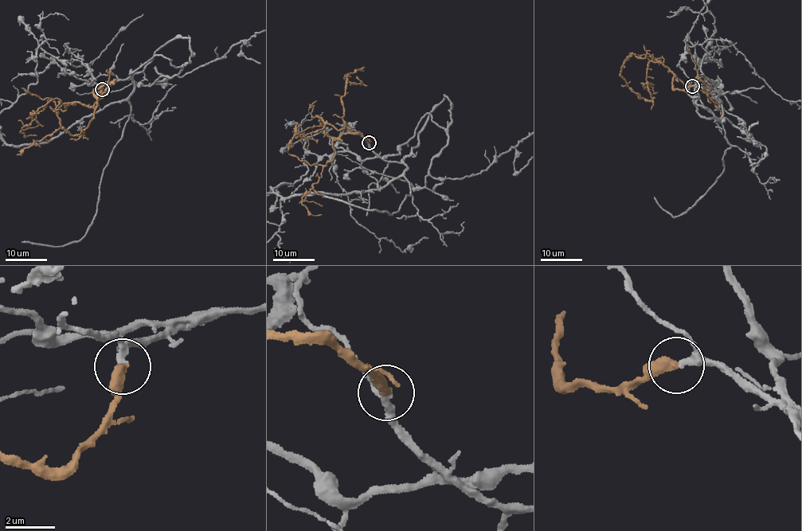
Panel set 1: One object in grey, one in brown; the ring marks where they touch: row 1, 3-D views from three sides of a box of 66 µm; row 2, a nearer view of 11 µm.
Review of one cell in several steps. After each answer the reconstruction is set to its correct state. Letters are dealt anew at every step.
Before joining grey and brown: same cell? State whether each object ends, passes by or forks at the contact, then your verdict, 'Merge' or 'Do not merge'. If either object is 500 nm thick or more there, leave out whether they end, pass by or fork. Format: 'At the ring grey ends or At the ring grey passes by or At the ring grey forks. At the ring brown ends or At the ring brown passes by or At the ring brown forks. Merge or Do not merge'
At the ring grey passes by. At the ring brown ends. Merge

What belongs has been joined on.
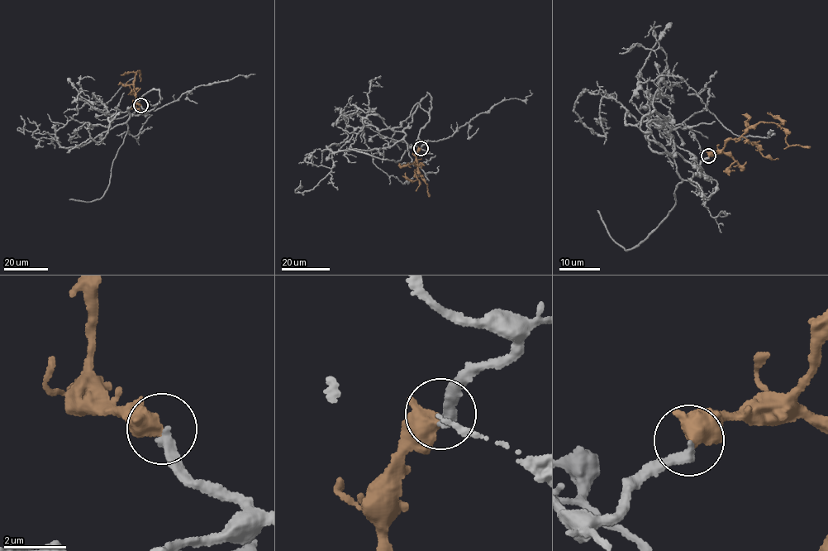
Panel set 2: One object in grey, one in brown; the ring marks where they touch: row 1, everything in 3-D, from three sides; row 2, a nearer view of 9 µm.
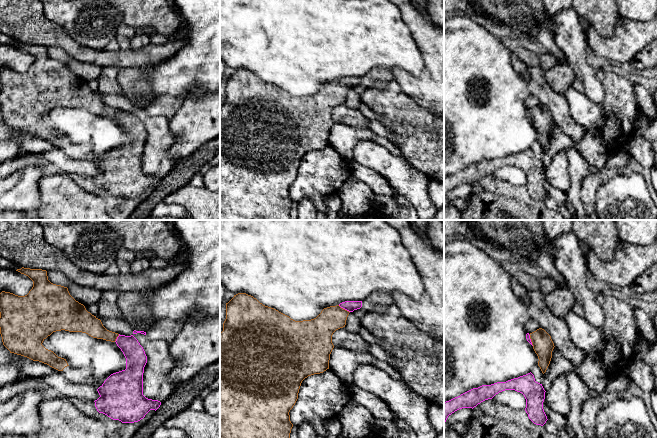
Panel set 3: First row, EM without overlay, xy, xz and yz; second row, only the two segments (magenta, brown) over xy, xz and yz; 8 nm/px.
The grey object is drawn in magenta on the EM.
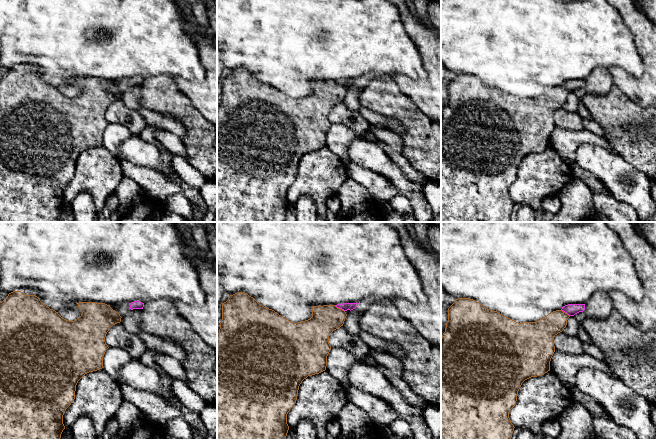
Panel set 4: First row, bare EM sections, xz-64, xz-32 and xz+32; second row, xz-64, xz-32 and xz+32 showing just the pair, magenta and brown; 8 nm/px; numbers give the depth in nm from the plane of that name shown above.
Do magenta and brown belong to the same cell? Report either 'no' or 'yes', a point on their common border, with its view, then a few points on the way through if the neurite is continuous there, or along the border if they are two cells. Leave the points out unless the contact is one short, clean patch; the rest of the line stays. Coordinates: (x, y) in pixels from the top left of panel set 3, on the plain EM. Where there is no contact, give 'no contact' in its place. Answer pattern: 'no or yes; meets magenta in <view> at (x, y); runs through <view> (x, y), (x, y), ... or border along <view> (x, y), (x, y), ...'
yes; meets magenta in xz at (344, 84); runs through xz (350, 82), (344, 84), (321, 104)

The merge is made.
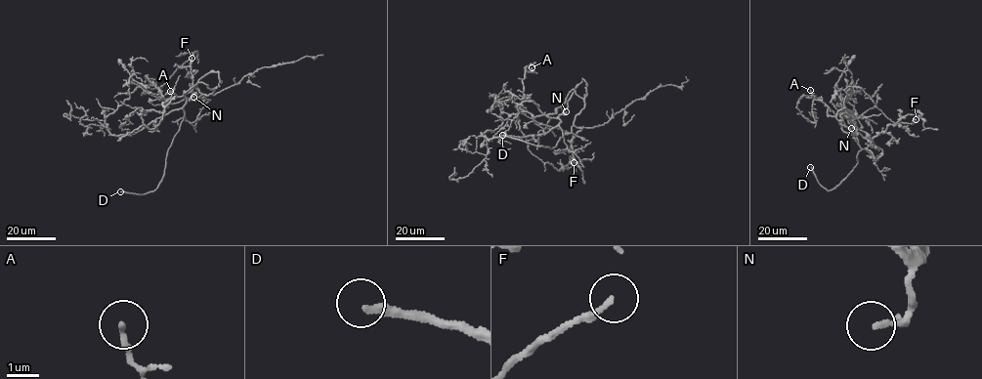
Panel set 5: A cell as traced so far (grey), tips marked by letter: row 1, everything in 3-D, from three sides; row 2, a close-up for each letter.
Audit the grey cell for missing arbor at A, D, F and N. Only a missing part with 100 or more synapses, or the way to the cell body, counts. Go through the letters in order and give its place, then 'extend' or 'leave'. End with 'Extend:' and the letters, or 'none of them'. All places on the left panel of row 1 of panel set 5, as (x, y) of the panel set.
A: (170, 91) | leave
D: (120, 191) | extend
F: (192, 58) | leave
N: (193, 97) | leave
Extend: D

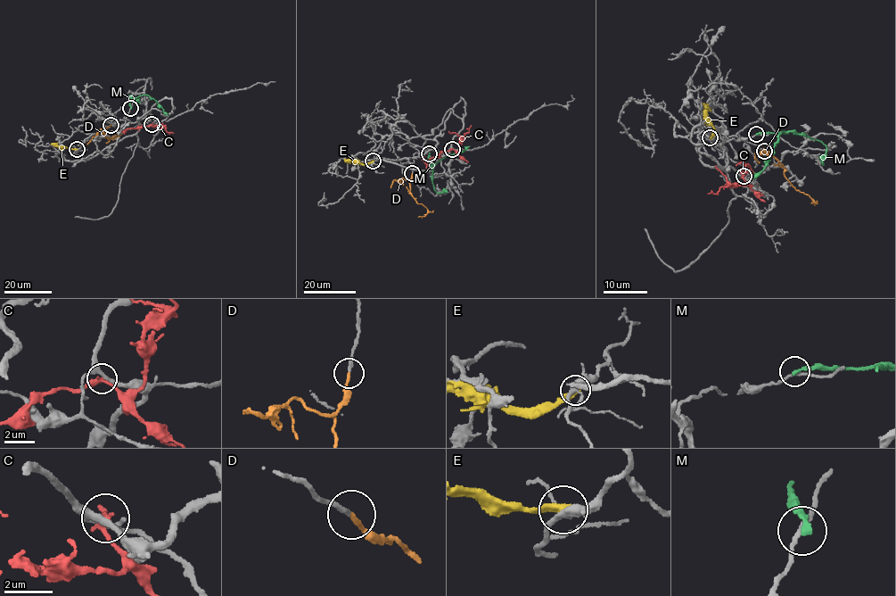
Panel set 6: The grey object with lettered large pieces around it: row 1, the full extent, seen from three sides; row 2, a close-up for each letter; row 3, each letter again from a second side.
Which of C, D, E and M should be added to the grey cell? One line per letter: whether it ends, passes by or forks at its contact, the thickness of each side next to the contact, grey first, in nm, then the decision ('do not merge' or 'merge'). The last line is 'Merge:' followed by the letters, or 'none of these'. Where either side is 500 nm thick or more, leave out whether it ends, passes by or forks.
C: it passes by; 240 nm thick on the grey side, 280 nm on the other; do not merge
D: it ends there; 200 nm thick on the grey side, 180 nm on the other; merge
E: it ends there; 280 nm thick on the grey side, 320 nm on the other; do not merge
M: it ends there; 160 nm thick on the grey side, 240 nm on the other; do not merge
Merge: D

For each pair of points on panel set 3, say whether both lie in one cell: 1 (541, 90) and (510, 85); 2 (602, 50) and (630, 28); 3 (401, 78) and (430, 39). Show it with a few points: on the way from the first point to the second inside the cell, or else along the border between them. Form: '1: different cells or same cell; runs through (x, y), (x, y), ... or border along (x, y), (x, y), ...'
1: different cells; border along (522, 77), (530, 93)
2: same cell; runs through (609, 47), (623, 35)
3: same cell; runs through (417, 81), (422, 81), (431, 72), (431, 55)

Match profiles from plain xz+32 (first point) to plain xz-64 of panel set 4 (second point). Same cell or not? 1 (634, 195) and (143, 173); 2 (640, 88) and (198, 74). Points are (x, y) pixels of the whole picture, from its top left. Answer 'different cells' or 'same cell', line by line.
1: different cells
2: different cells

